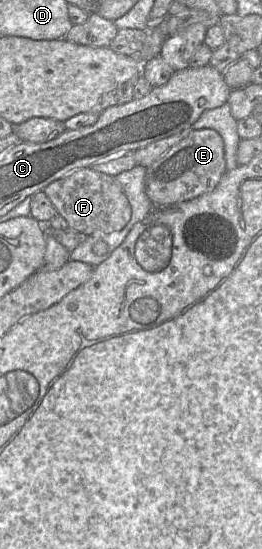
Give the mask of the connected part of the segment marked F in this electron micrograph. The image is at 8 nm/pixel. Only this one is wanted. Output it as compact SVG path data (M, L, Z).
M91 167L71 172L43 189L46 196L68 223L83 237L95 231L112 233L120 231L131 218L131 206L115 176L94 171Z

